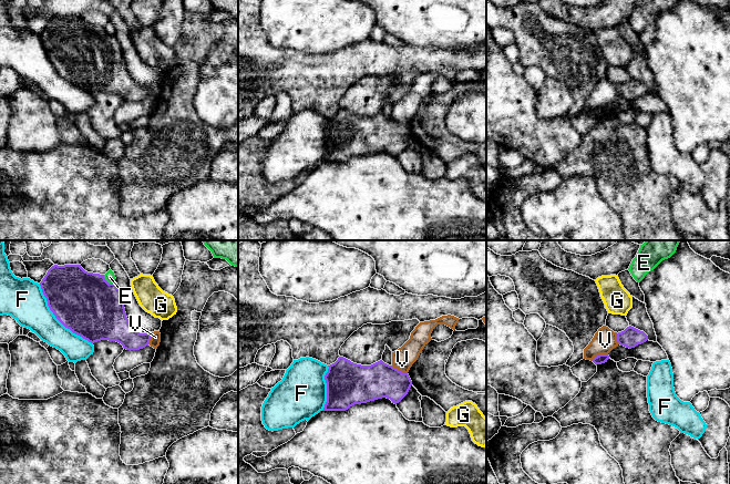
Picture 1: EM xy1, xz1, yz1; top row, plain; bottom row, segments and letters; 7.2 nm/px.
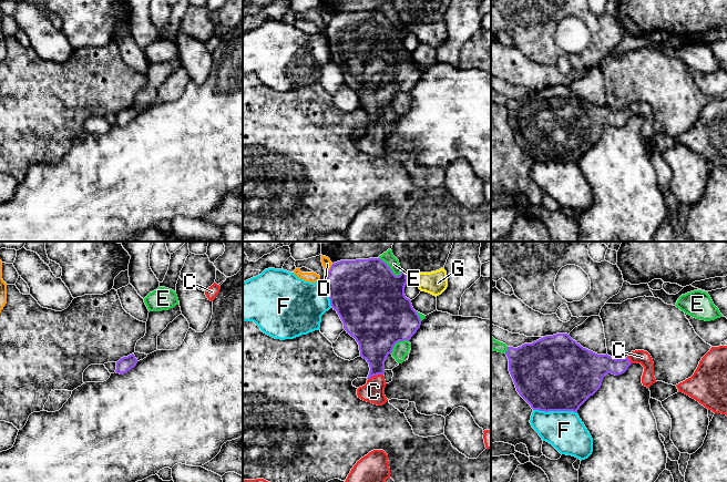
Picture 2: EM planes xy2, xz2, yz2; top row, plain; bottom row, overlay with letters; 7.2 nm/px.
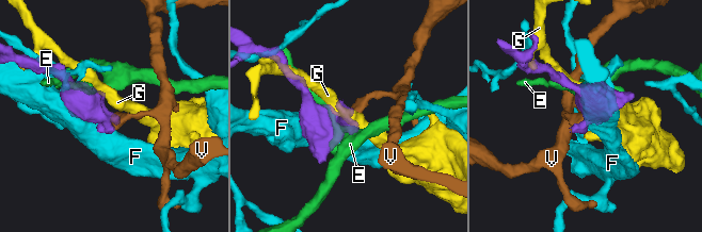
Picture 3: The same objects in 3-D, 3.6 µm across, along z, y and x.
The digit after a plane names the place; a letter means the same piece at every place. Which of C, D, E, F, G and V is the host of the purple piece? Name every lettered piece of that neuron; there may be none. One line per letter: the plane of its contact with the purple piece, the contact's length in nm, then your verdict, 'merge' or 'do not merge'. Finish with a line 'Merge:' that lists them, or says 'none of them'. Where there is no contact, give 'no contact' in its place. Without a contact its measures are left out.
C: xz2 | 120 nm | merge
D: xz2 | 120 nm | do not merge
E: xz2 | 200 nm | do not merge
F: xy1 | 600 nm | do not merge
G: xz2 | 70 nm | do not merge
V: yz1 | 140 nm | do not merge
Merge: C

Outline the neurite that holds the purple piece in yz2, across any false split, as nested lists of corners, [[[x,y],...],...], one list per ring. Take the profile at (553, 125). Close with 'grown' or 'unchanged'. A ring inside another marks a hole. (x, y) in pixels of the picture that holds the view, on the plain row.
[[[567,85],[545,88],[518,100],[508,99],[505,106],[516,143],[533,162],[577,164],[580,158],[601,140],[602,132],[607,125],[622,126],[632,115],[641,115],[644,119],[643,137],[649,140],[657,134],[654,129],[654,114],[647,103],[635,102],[626,110],[616,111],[607,105],[597,106],[583,100]]] | grown

